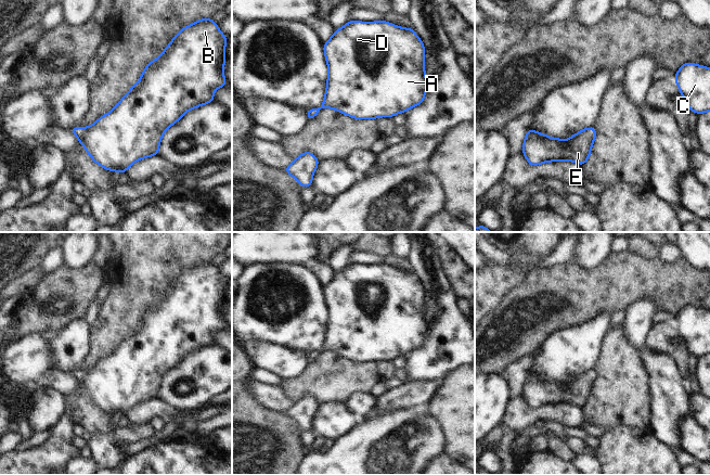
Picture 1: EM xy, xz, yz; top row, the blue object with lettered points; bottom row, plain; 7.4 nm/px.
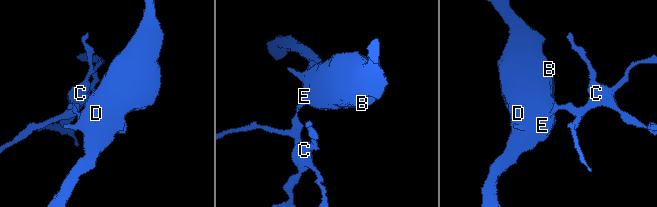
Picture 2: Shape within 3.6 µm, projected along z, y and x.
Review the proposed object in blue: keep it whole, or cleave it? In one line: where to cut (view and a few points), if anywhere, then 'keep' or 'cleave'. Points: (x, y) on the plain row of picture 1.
no cut | keep

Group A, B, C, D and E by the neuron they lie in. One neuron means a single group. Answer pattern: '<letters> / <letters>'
A B C D E

